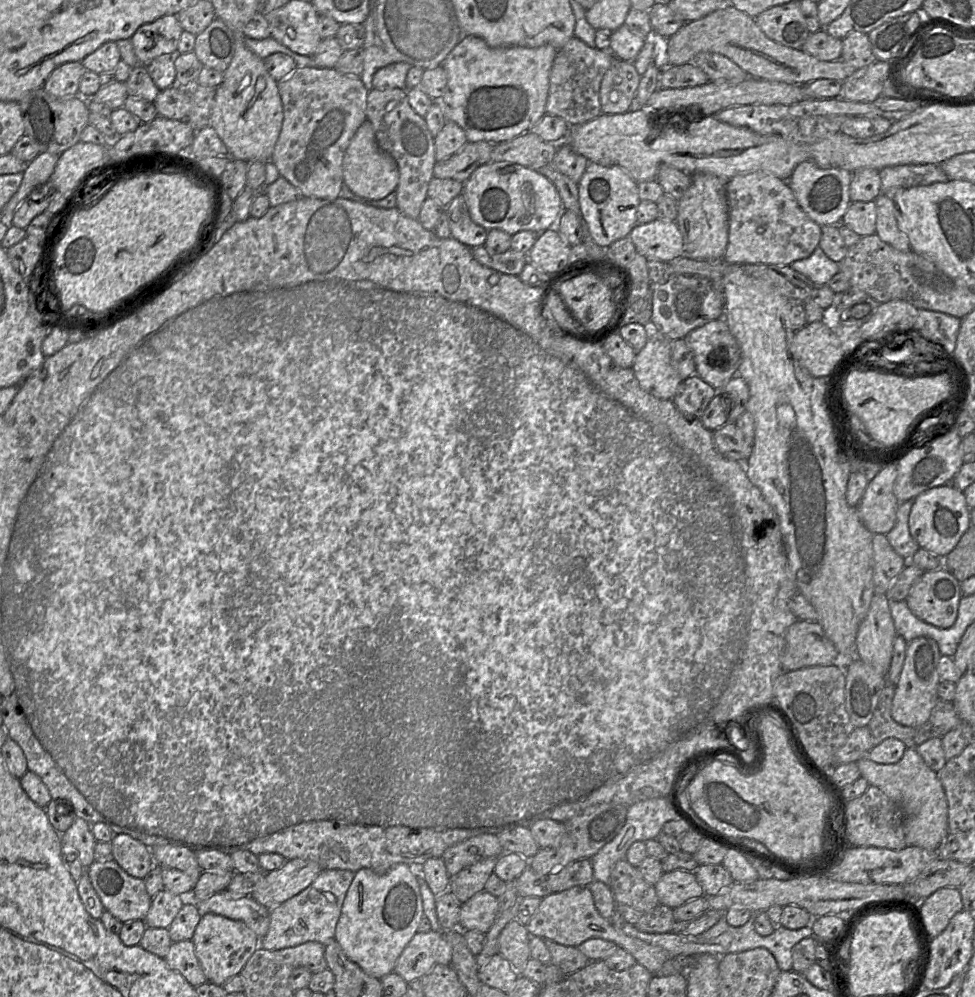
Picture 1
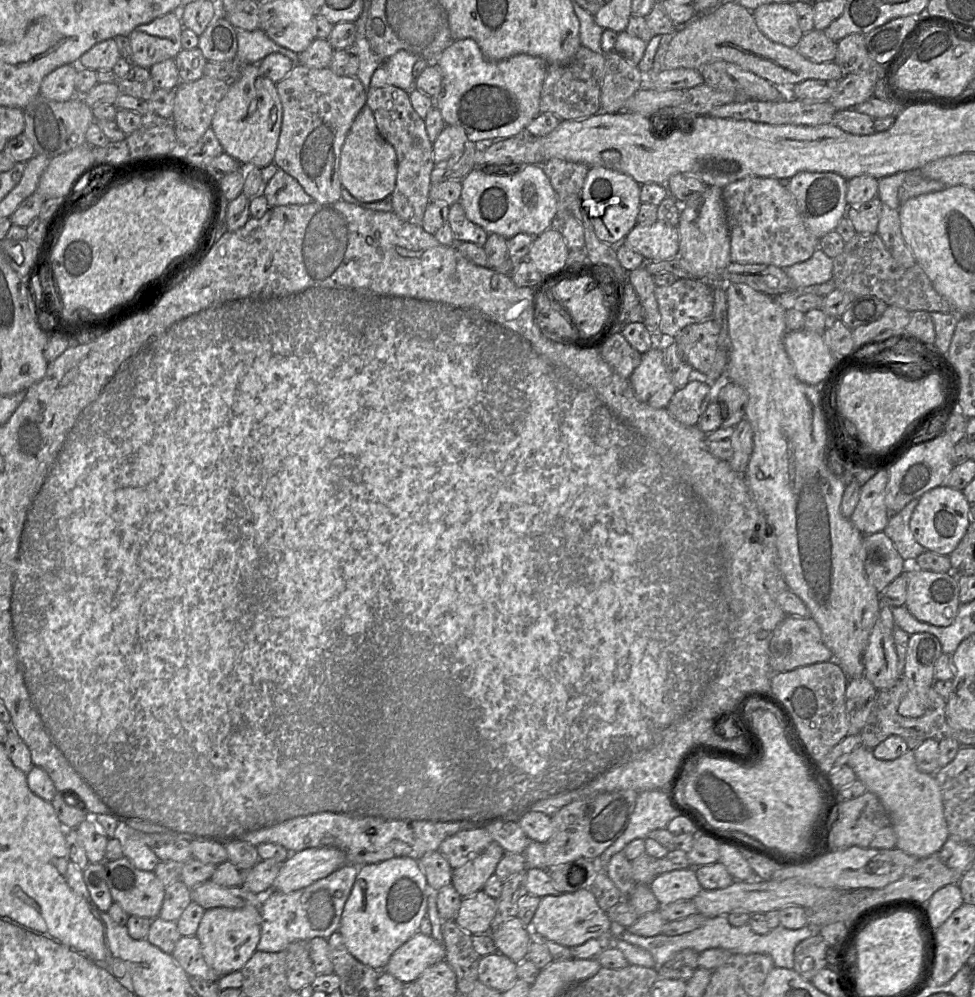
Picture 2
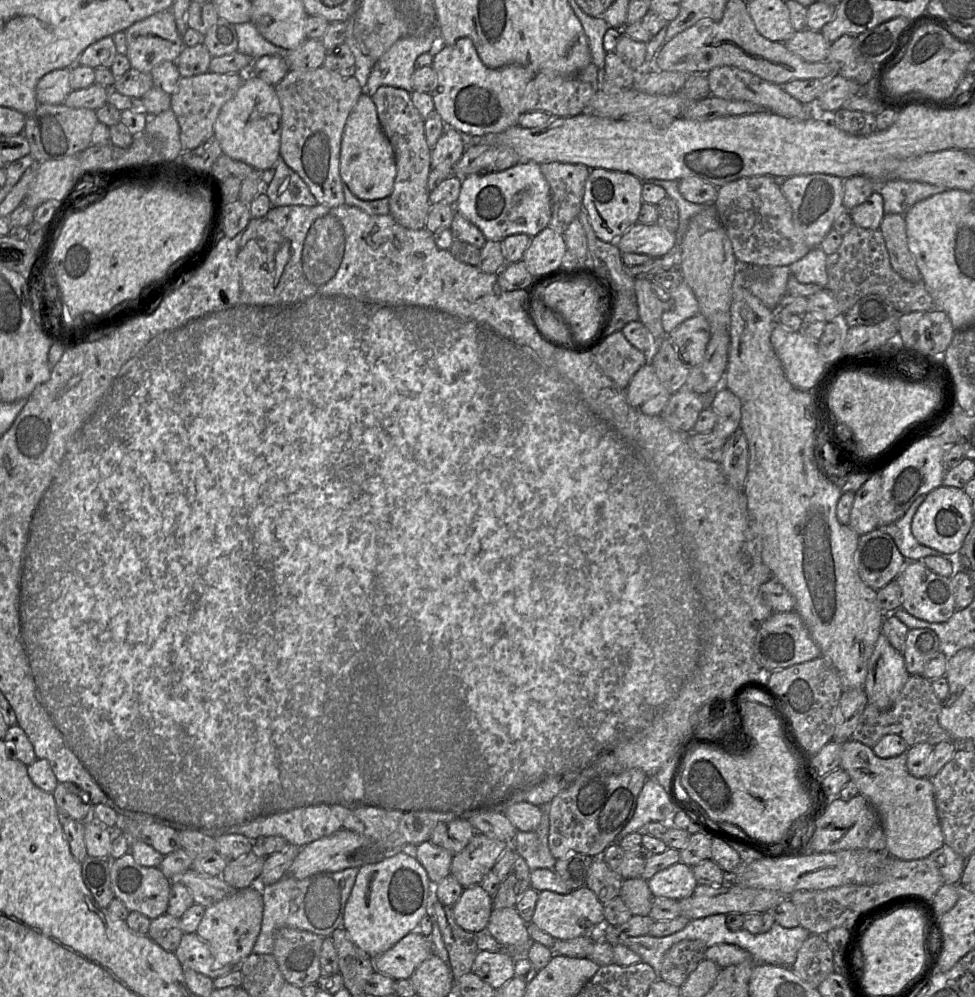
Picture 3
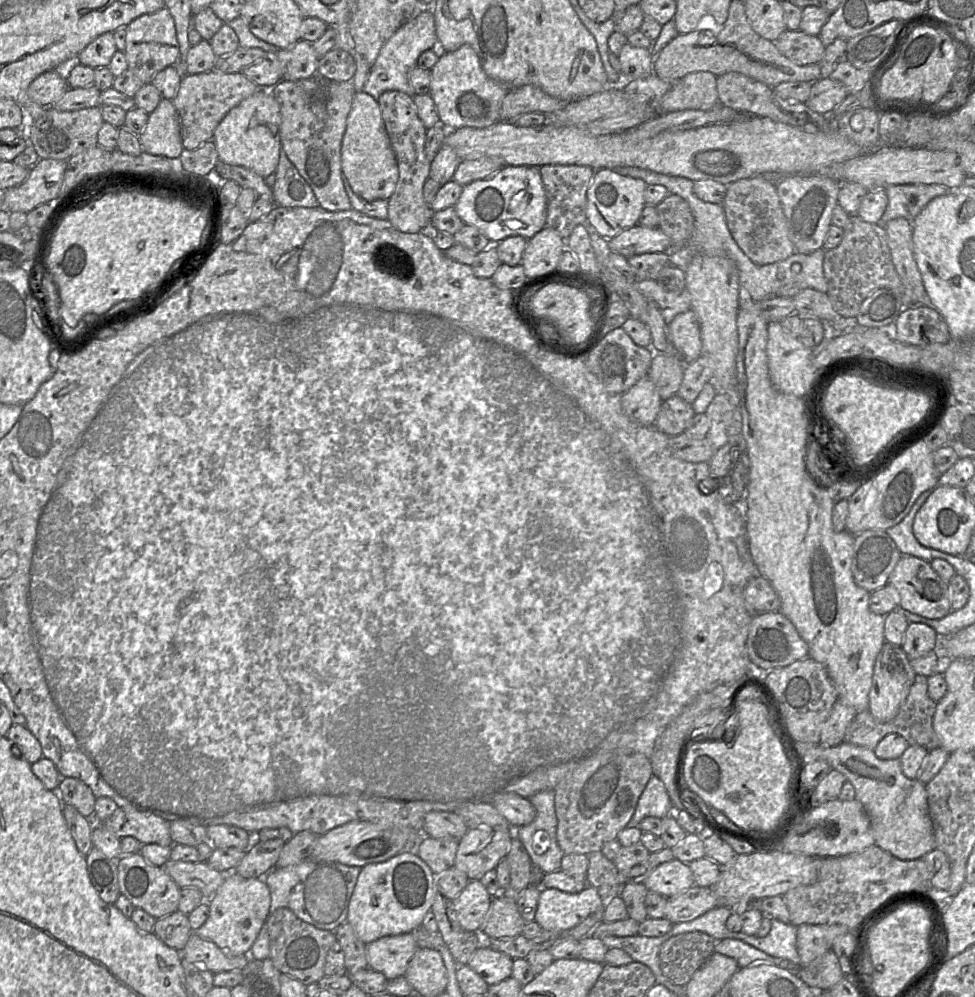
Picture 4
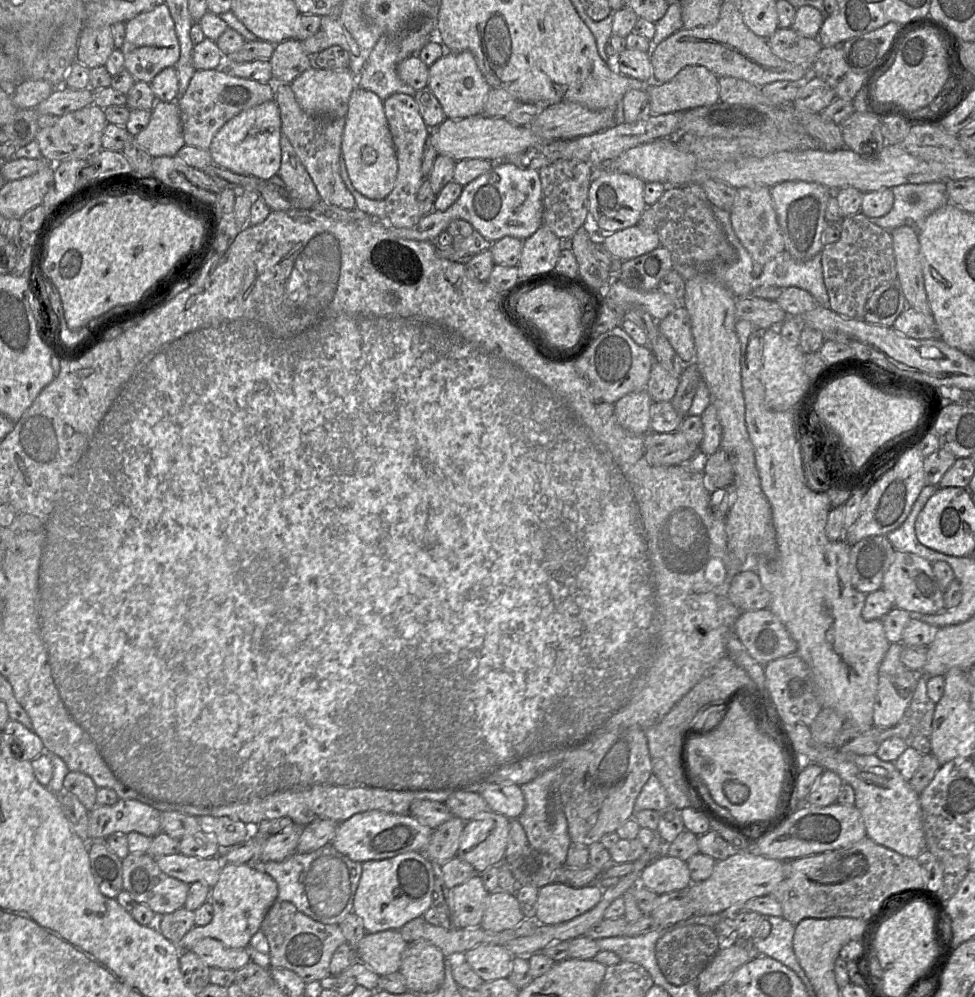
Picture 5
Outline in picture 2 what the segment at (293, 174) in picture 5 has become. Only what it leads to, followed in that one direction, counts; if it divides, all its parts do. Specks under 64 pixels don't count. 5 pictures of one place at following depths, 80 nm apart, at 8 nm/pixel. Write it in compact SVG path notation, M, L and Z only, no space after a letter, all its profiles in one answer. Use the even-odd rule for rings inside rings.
M279 167L273 177L263 185L263 195L270 207L307 204L314 201L295 178Z

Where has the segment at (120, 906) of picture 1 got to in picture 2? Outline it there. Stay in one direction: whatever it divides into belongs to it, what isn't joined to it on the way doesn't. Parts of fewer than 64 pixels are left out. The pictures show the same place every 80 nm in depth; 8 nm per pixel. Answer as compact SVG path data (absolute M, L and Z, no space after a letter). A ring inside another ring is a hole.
M126 857L106 862L107 884L114 903L119 904L129 916L154 919L158 916L164 898L165 886L153 871L137 869Z

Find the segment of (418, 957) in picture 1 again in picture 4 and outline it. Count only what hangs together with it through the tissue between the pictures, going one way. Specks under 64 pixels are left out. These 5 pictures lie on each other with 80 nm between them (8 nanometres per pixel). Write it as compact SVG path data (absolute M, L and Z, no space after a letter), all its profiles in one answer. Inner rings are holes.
M410 932L379 938L366 944L368 968L381 972L387 980L404 976L418 948Z

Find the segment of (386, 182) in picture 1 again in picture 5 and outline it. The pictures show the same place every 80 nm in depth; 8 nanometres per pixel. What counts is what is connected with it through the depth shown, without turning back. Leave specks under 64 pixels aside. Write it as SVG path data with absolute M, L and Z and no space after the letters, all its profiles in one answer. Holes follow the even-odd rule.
M355 87L348 103L341 154L352 186L369 199L384 199L393 189L398 165L383 101L372 91Z

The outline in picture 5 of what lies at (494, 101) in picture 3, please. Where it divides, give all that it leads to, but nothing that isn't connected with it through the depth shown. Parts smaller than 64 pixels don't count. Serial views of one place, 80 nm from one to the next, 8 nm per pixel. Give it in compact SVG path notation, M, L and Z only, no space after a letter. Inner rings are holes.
M446 52L428 69L429 79L427 87L439 101L446 118L462 119L482 114L491 87L479 70L471 52Z

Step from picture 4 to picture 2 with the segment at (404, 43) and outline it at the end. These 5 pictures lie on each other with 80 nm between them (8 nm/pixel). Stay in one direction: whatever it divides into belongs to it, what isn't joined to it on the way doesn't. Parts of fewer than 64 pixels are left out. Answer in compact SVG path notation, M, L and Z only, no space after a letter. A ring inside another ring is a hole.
M405 50L396 52L374 71L369 88L396 86L410 93L416 80L412 69L419 58Z

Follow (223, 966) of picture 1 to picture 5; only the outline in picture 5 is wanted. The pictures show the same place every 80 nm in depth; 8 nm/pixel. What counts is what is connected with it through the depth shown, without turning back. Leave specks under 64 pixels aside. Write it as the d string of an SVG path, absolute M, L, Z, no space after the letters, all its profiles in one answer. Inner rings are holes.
M223 864L219 880L212 888L209 900L213 906L213 918L205 926L193 926L177 946L181 950L190 950L203 938L213 938L227 948L244 949L252 937L260 930L262 921L276 901L278 886L276 881L265 872L245 864Z

